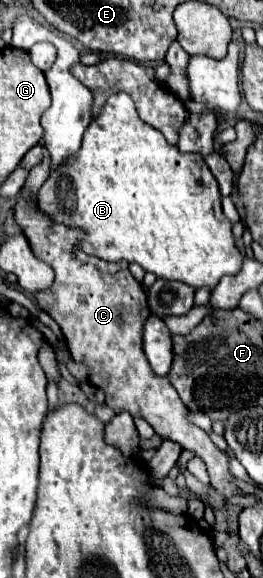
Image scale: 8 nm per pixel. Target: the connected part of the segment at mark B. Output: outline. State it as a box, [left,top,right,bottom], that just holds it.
[38,94,244,290]

